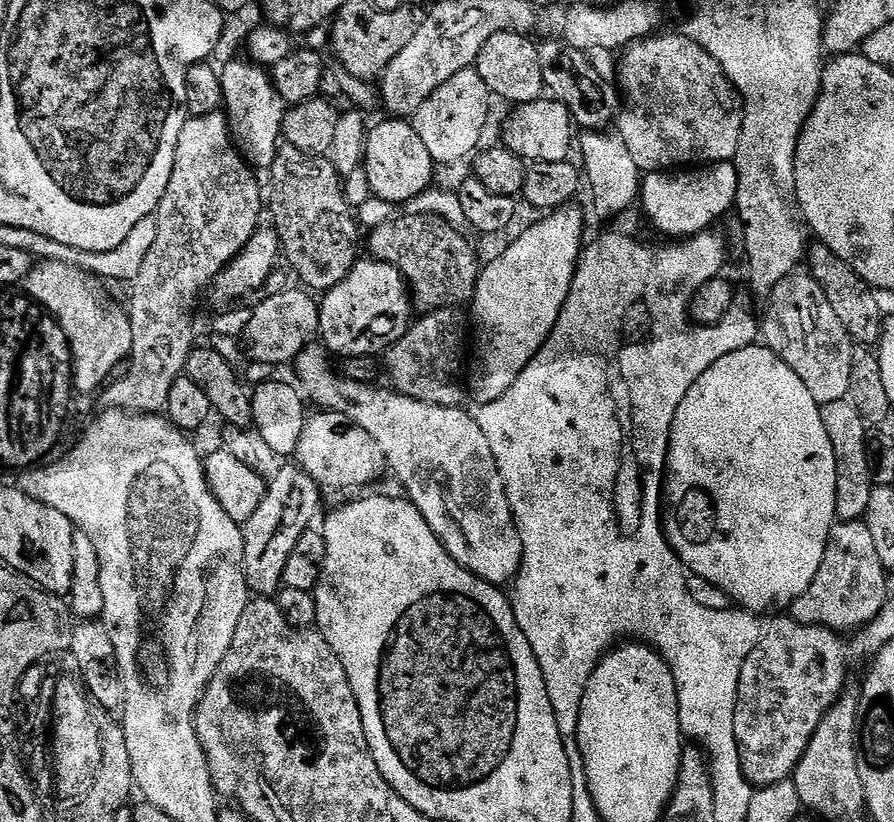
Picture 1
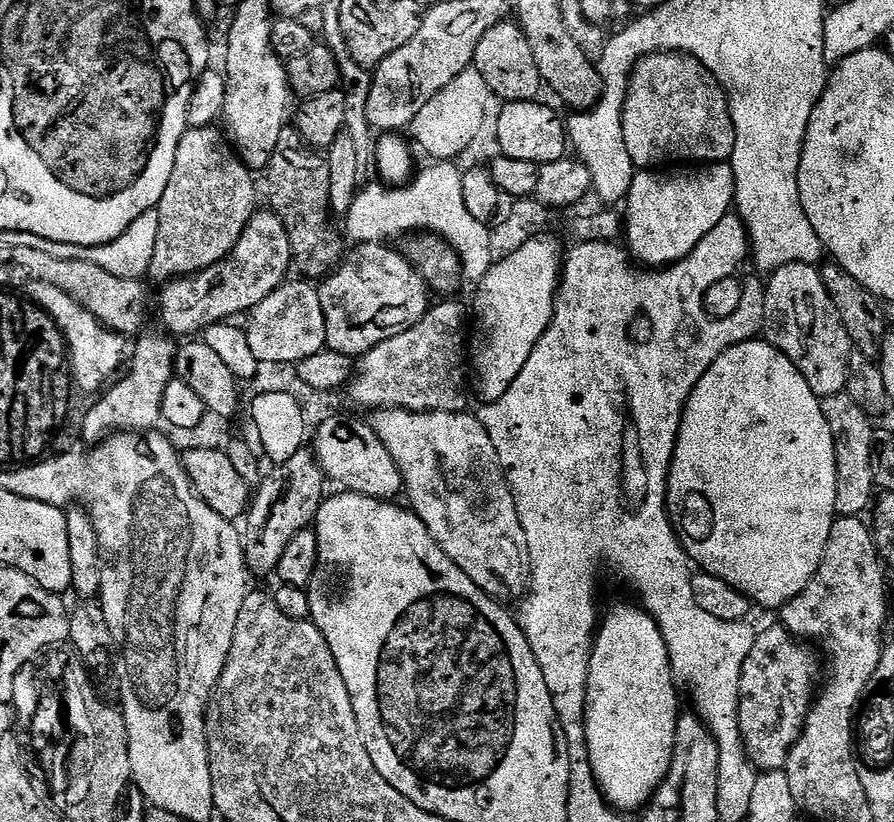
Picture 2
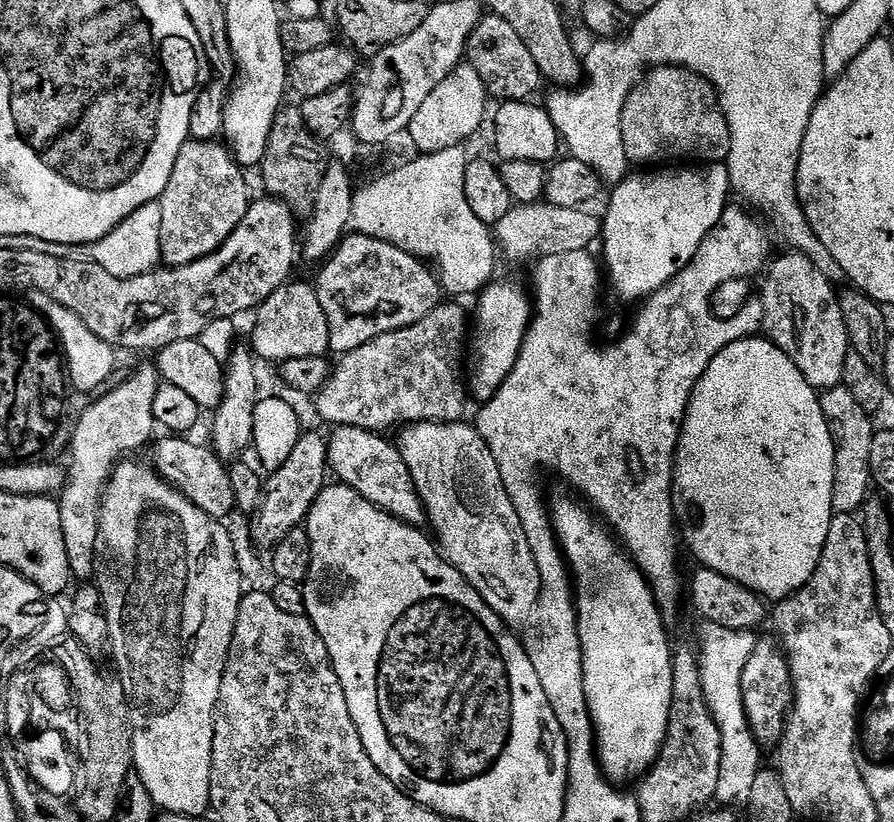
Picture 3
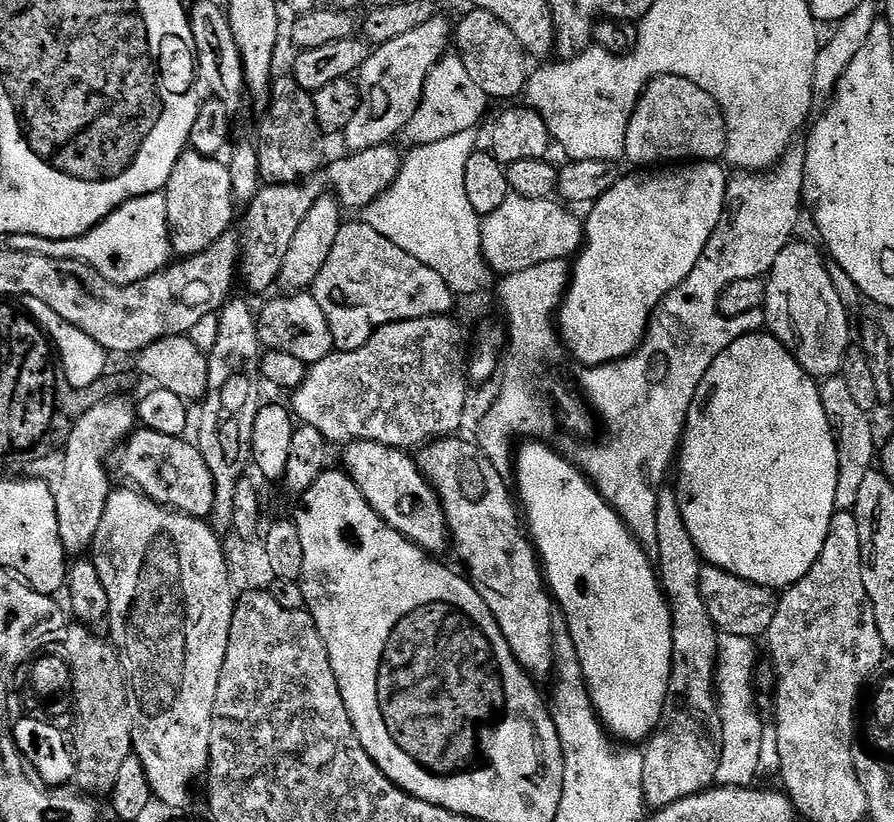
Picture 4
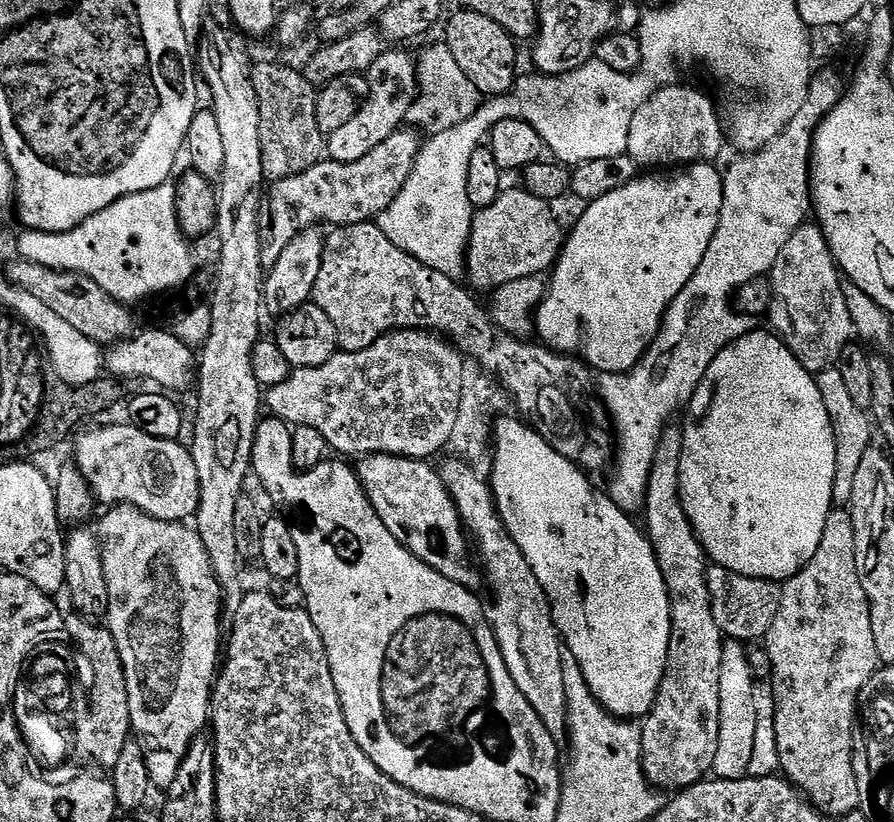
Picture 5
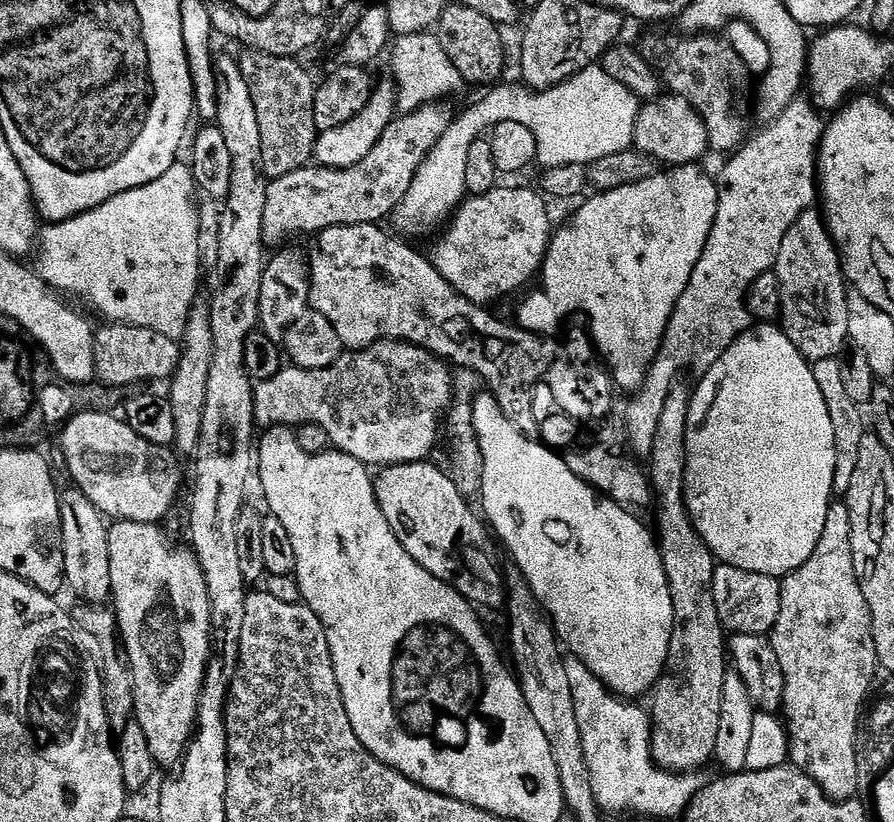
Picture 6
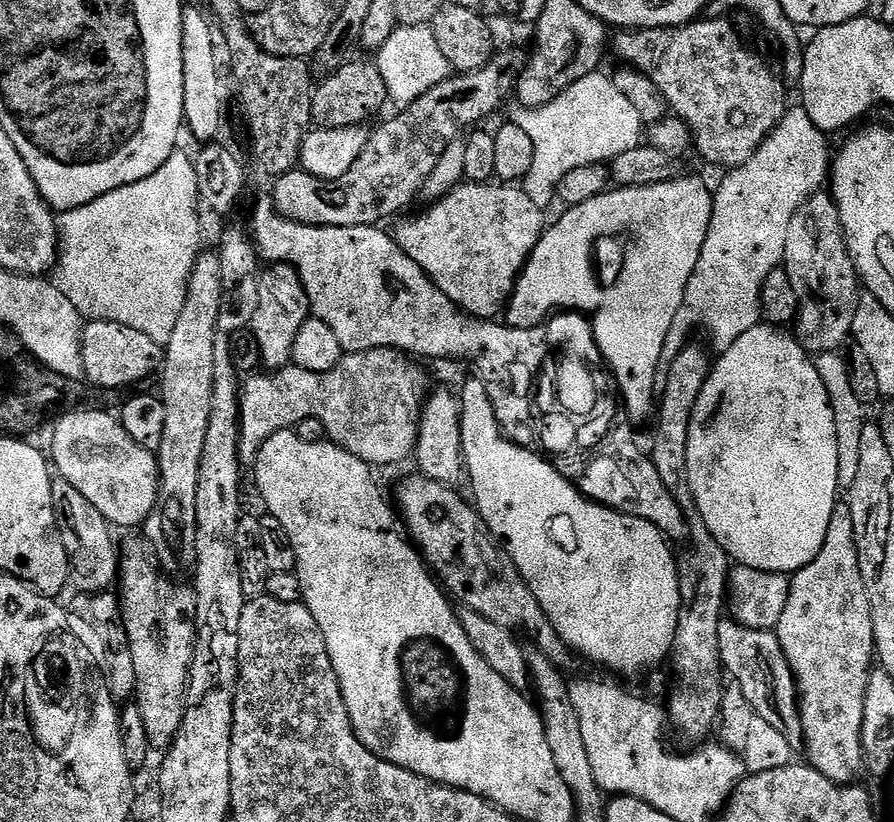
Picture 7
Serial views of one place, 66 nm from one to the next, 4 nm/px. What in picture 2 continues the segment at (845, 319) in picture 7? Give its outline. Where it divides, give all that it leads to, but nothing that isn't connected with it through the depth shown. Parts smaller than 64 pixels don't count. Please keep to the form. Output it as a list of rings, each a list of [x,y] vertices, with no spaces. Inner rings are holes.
[[[811,264],[782,266],[767,277],[764,297],[763,339],[798,366],[820,399],[845,391],[854,349],[846,326],[842,326],[842,318],[838,318],[838,310],[834,310],[834,302],[830,302],[830,294],[826,294],[820,268]]]

